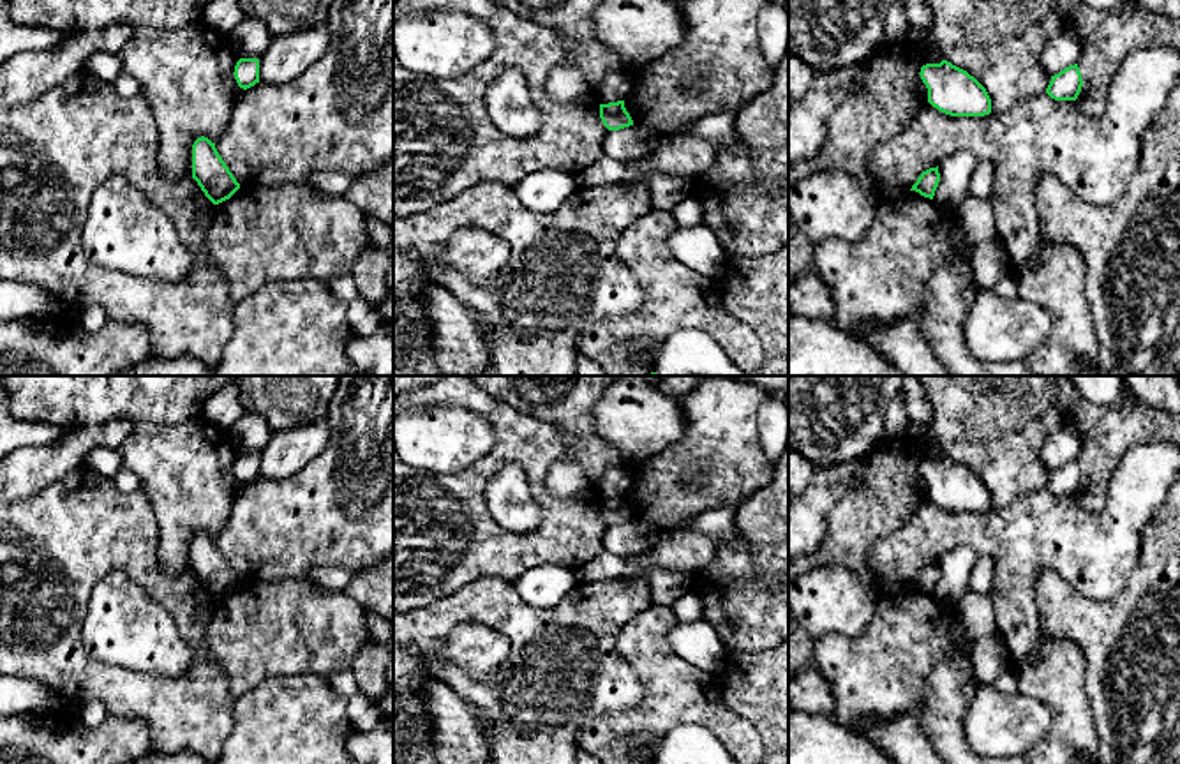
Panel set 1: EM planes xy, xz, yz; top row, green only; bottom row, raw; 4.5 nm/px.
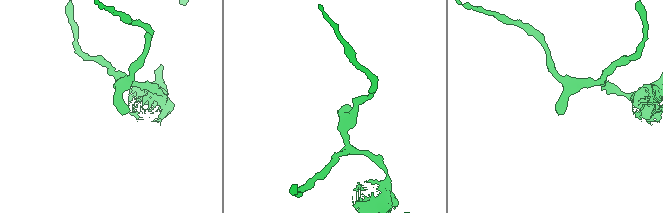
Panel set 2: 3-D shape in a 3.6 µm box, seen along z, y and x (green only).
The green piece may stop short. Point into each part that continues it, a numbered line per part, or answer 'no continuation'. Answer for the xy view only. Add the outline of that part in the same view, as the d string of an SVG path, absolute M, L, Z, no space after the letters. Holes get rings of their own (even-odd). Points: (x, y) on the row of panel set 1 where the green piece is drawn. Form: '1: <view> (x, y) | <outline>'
no continuation

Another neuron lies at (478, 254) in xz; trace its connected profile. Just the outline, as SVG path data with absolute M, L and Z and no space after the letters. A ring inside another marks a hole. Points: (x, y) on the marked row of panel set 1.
M464 226L446 243L439 261L460 272L471 282L485 282L494 277L510 259L510 245L474 226Z

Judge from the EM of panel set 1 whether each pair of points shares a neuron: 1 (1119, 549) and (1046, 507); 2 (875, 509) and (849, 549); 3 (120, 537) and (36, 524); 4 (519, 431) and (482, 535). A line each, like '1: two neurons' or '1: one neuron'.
1: one neuron
2: one neuron
3: one neuron
4: one neuron

